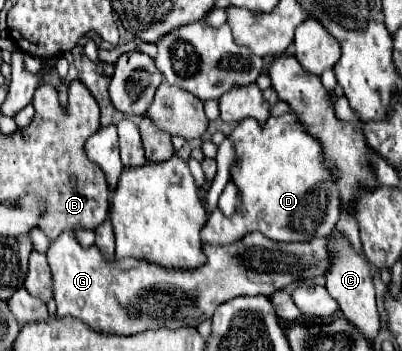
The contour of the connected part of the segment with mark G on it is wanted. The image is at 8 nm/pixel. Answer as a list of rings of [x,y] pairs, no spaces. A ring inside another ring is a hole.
[[[63,231],[49,247],[47,251],[47,261],[51,267],[53,275],[53,299],[57,303],[57,317],[75,317],[83,323],[87,323],[89,329],[99,327],[101,333],[111,333],[111,335],[127,335],[127,331],[147,331],[147,315],[131,327],[131,307],[135,307],[135,299],[143,295],[143,291],[163,291],[163,295],[183,295],[183,307],[171,315],[171,319],[163,319],[163,327],[181,327],[181,325],[193,325],[197,327],[201,321],[213,317],[213,311],[239,295],[271,295],[277,289],[285,289],[289,283],[307,279],[307,277],[317,277],[325,273],[327,267],[327,237],[323,239],[313,239],[311,243],[277,243],[267,237],[263,237],[259,231],[245,235],[243,239],[237,239],[231,245],[203,245],[203,253],[207,261],[201,267],[195,269],[167,269],[149,261],[141,259],[123,259],[123,261],[109,261],[103,257],[97,245],[91,247],[81,247],[73,231]]]

